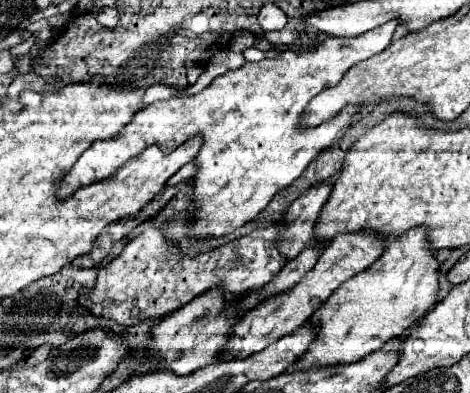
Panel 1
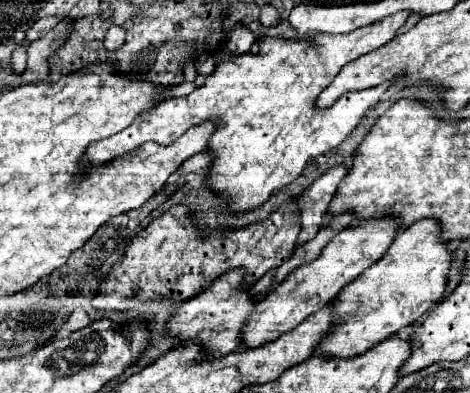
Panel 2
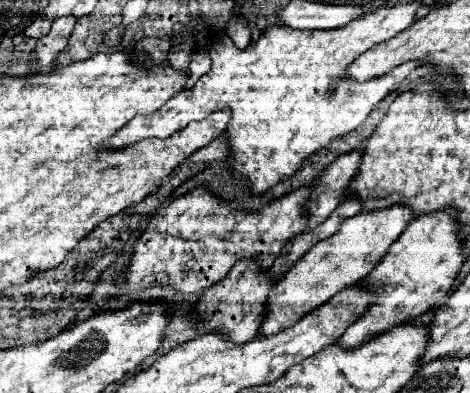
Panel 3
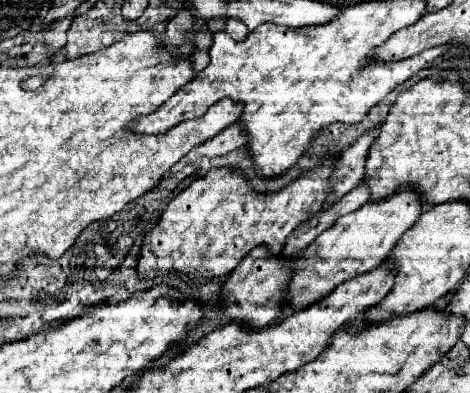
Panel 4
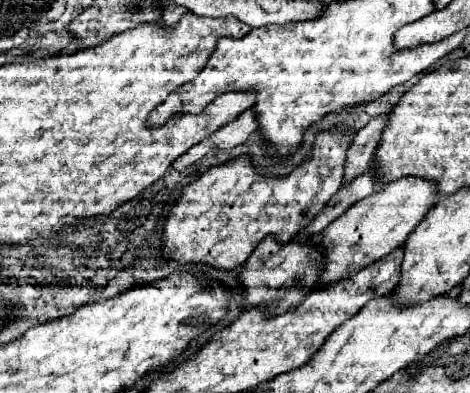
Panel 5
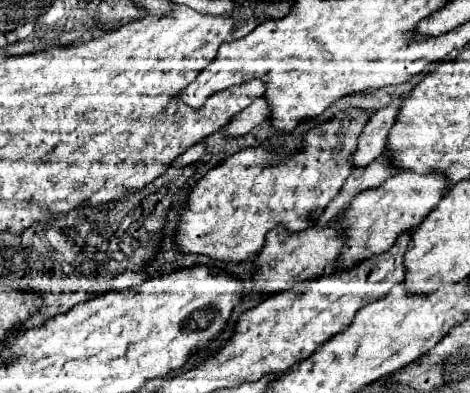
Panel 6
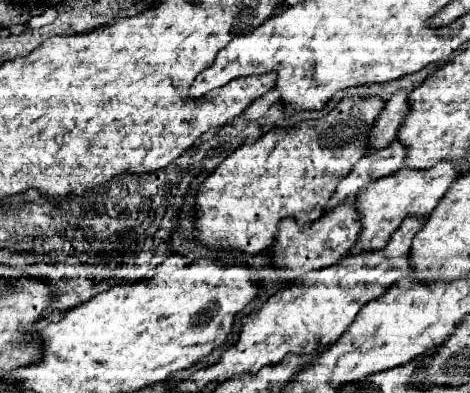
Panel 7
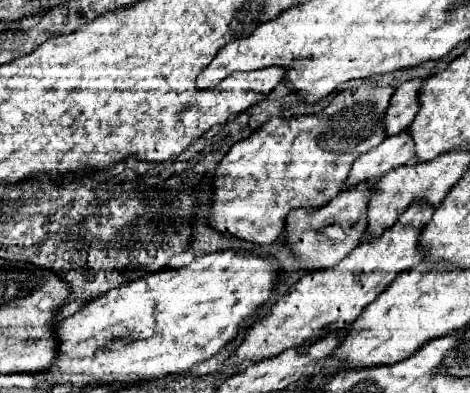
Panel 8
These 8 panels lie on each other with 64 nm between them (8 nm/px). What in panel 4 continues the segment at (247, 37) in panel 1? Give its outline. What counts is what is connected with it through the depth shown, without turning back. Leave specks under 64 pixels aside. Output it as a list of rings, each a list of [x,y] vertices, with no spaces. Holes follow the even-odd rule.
[[[228,20],[226,22],[226,32],[236,40],[236,42],[242,42],[246,36],[248,36],[248,28],[246,24],[234,24],[236,20]]]

